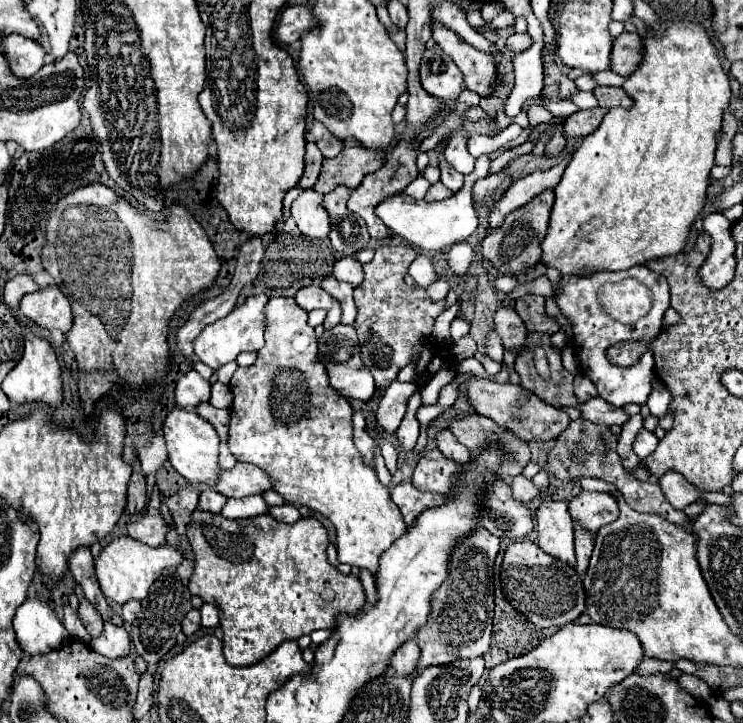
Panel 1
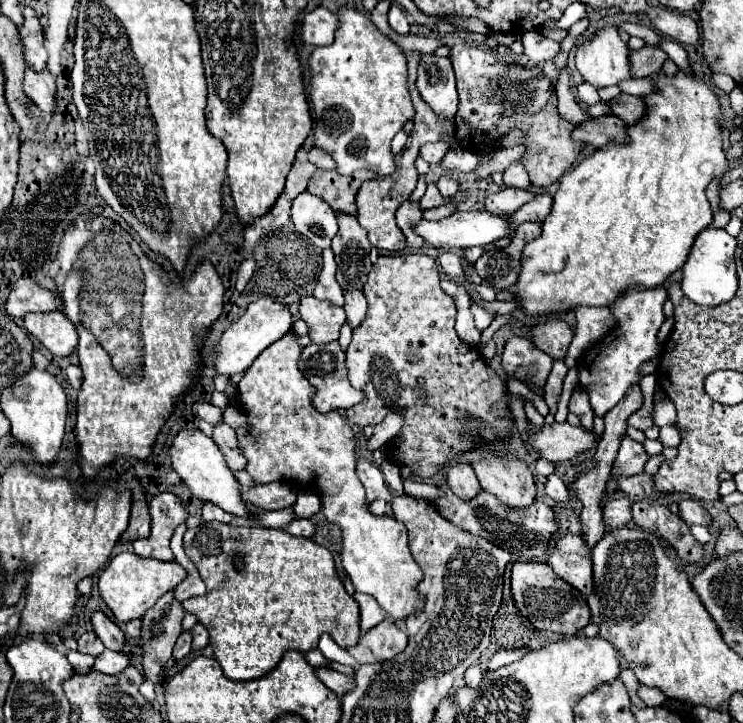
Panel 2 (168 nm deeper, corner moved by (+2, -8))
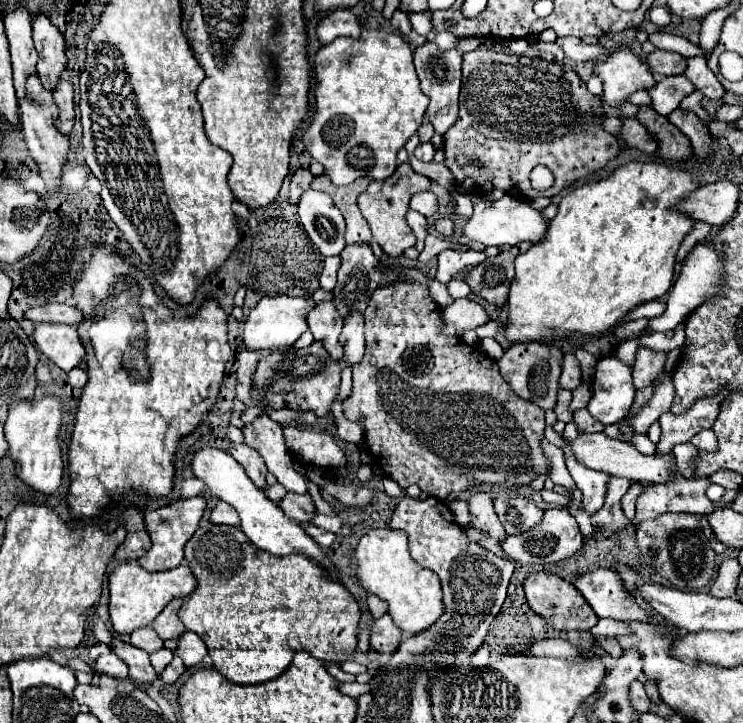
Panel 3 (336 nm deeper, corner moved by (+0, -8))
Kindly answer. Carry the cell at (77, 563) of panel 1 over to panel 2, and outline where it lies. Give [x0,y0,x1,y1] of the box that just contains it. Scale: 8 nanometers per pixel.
[89,611,125,651]

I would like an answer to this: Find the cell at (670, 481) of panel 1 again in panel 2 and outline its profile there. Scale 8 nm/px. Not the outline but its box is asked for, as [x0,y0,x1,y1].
[679,499,711,525]

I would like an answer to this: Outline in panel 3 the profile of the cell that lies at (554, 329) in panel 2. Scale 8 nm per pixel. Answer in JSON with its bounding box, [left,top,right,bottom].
[559,353,581,389]

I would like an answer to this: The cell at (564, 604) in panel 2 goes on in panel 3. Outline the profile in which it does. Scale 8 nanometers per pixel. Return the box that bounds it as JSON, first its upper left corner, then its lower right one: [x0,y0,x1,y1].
[523,573,599,631]

